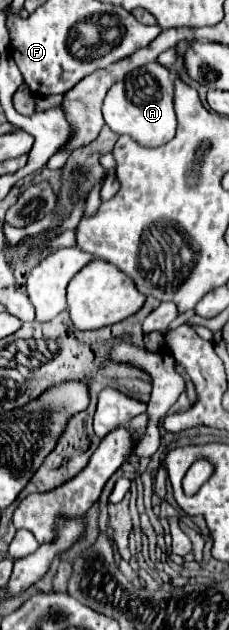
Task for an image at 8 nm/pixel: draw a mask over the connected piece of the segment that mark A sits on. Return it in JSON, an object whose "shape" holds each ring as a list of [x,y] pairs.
{"shape":[[[148,63],[136,71],[132,71],[126,79],[116,83],[106,99],[104,99],[104,121],[118,135],[130,135],[138,143],[146,147],[160,147],[174,137],[176,131],[176,115],[172,103],[172,79],[168,69],[158,63]]]}

